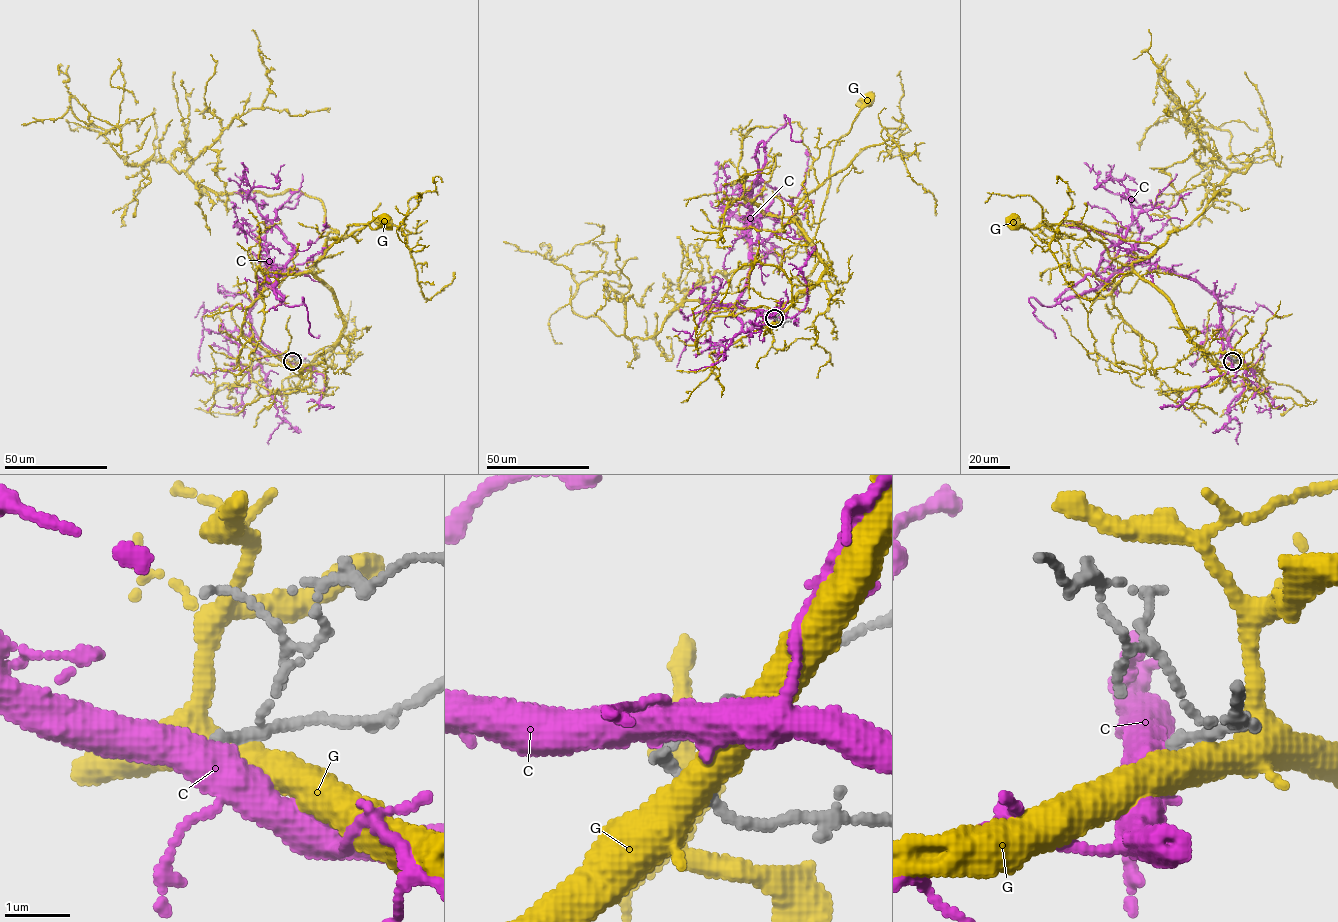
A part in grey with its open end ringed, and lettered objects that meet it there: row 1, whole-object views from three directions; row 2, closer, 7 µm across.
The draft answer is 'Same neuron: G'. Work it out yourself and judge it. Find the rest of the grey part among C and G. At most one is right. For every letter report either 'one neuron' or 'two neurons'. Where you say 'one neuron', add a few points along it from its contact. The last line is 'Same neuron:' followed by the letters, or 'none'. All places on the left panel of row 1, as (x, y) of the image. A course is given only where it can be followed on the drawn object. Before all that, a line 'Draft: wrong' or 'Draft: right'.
Draft: wrong
C: one neuron; it runs (292, 361), (251, 325), (268, 263), (283, 298), (269, 243), (248, 219)
G: two neurons
Same neuron: C

